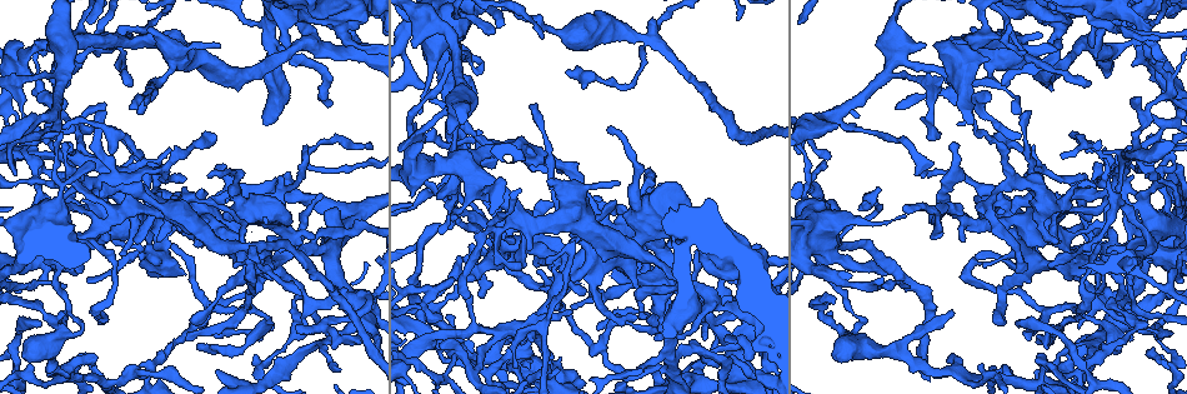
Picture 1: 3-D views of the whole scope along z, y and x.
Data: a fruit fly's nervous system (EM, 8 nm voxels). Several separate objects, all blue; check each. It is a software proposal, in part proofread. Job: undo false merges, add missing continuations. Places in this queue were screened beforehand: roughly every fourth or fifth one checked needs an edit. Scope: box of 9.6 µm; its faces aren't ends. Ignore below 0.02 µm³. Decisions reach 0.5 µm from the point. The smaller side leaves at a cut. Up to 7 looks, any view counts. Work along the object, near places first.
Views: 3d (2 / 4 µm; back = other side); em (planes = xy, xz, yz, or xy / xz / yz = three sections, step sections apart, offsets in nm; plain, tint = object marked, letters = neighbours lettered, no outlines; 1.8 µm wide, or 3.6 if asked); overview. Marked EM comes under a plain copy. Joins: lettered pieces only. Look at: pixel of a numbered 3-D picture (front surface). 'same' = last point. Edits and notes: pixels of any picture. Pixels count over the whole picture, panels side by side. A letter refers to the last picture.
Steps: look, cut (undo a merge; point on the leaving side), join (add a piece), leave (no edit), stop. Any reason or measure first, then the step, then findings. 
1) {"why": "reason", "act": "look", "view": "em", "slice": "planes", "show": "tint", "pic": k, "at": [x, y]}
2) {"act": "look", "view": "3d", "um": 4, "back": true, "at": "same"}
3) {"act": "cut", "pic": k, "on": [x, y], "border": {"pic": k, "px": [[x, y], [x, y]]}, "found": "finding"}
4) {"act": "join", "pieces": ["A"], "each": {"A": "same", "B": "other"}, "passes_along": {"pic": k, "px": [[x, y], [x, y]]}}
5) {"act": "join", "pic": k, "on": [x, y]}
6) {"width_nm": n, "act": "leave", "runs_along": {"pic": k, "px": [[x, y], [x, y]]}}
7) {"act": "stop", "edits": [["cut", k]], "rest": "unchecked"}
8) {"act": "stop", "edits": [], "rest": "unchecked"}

{"why": "free end", "act": "look", "view": "3d", "um": 2, "pic": 1, "at": [537, 269]}

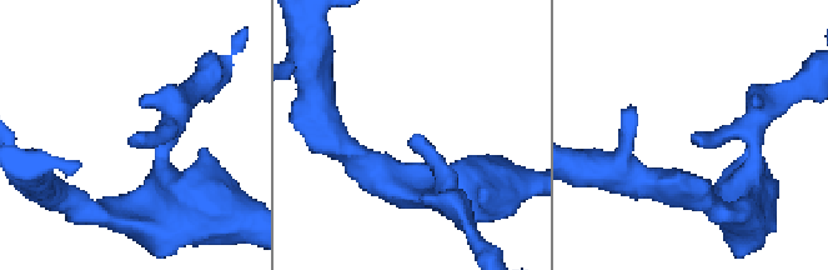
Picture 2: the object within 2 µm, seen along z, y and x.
{"why": "shape alone is not enough", "act": "look", "view": "em", "slice": "xz", "step": 16, "show": "letters", "pic": 2, "at": [693, 134]}

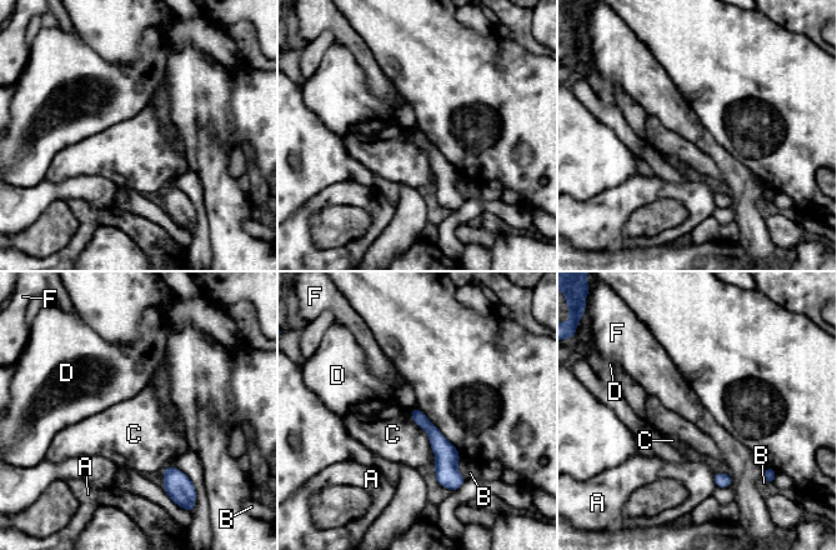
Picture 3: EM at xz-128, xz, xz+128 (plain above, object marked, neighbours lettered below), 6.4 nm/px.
{"why": "another direction", "act": "look", "view": "em", "slice": "planes", "show": "letters", "at": "same"}

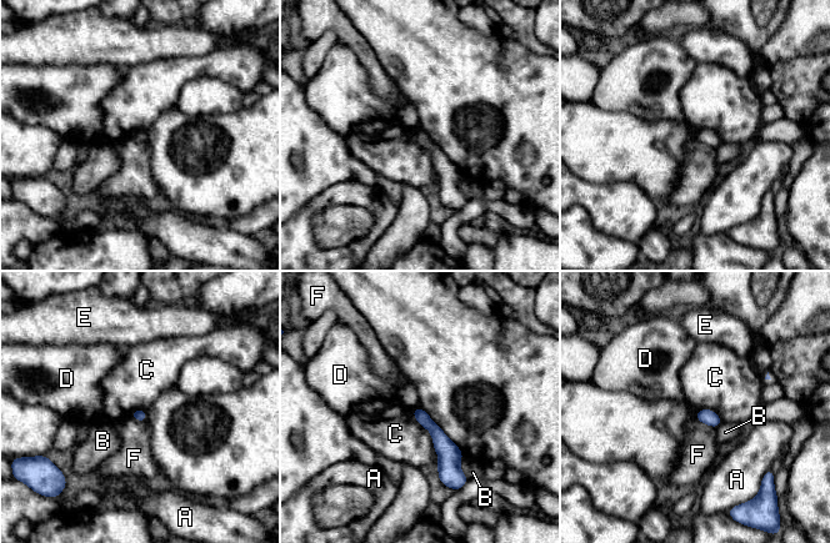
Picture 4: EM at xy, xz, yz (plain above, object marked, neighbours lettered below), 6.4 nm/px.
{"act": "leave", "each": {"A": "other", "B": "other", "C": "other", "D": "other", "E": "other", "F": "other"}, "border": {"pic": 4, "px": [[414, 408], [435, 452]]}, "found": "no lettered piece goes on from it"}

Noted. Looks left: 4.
{"why": "three arms meet", "act": "look", "view": "em", "slice": "xy", "step": 16, "show": "tint", "pic": 1, "at": [499, 332]}

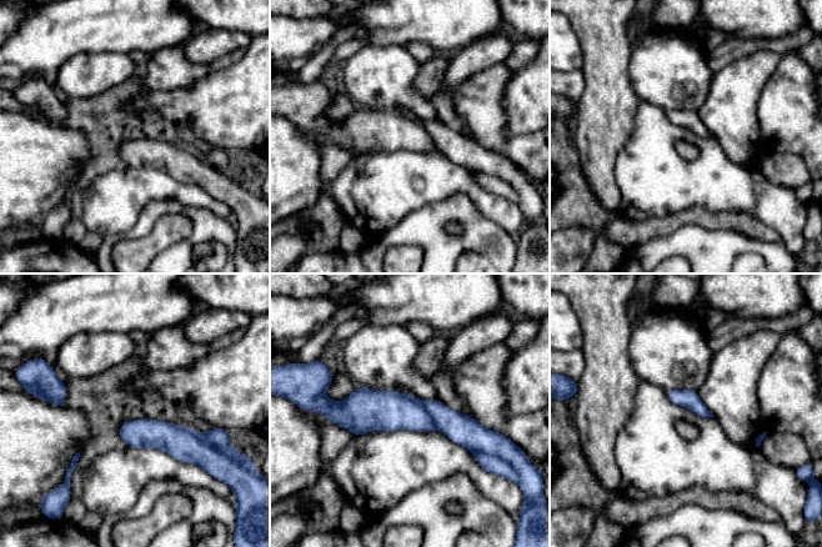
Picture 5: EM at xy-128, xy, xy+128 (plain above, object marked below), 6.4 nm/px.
{"why": "cut it another way", "act": "look", "view": "em", "slice": "yz", "step": 4, "show": "letters", "at": "same"}

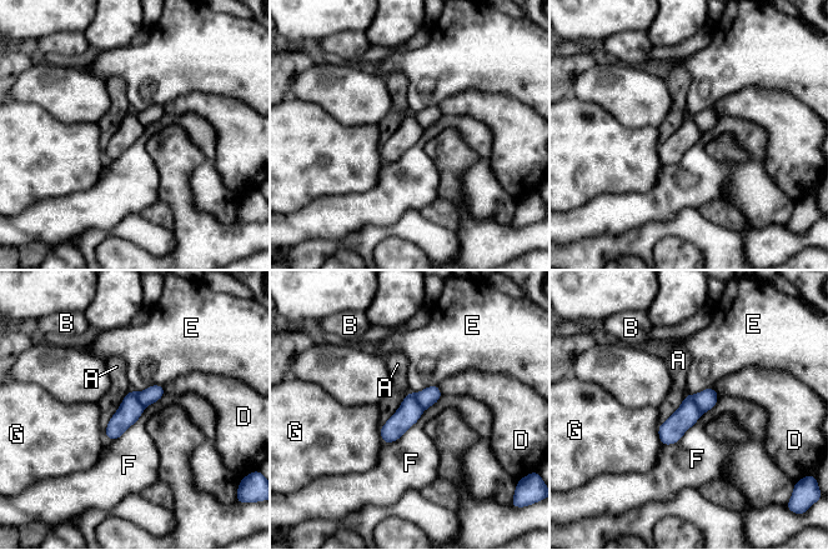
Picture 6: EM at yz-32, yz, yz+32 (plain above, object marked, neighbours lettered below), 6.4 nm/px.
{"width_nm": 150, "act": "cut", "pic": 6, "on": [670, 431], "each": {"A": "other", "B": "other", "D": "other", "E": "other", "F": "other", "G": "other"}, "border": {"pic": 6, "px": [[692, 395], [696, 406], [702, 413]]}, "found": "a second cell is stuck on"}

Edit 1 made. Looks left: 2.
{"why": "redraw", "act": "look", "view": "overview"}

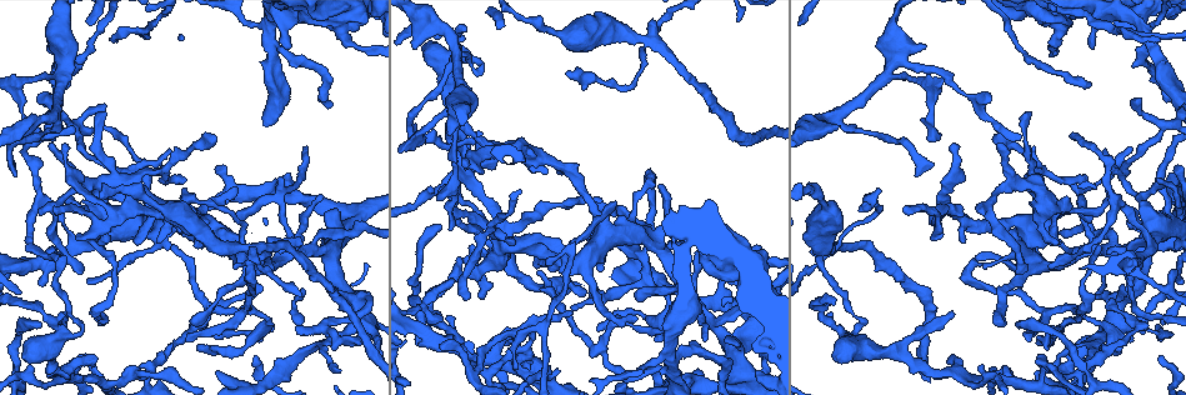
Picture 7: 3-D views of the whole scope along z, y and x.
{"why": "abrupt turn", "act": "look", "view": "em", "um": 3.6, "slice": "planes", "show": "letters", "pic": 7, "at": [670, 359]}

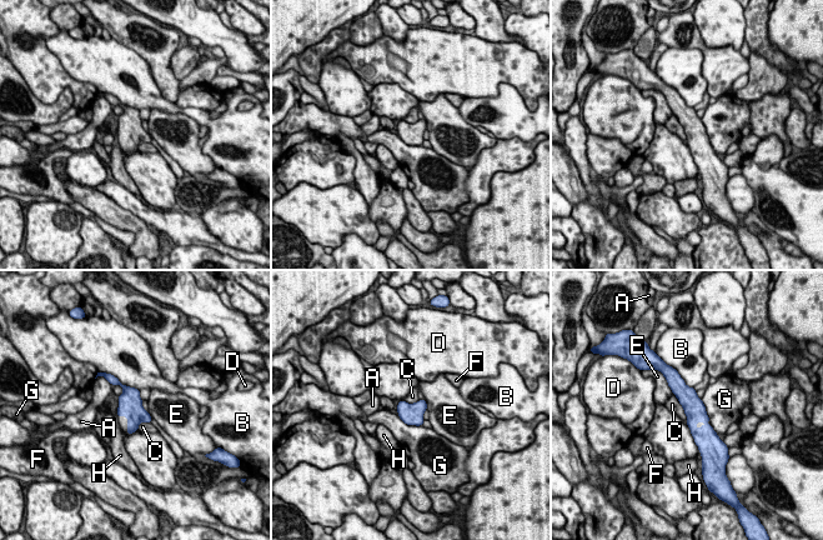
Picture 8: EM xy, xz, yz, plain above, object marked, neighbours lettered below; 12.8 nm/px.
{"width_nm": 280, "longest_contact_nm": ["B", 460], "act": "leave", "each": {"A": "other", "B": "other", "C": "other", "D": "other", "E": "other", "F": "other", "G": "other", "H": "other"}, "found": "all the same cell"}

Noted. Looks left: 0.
{"act": "stop", "edits": [["cut", 6]], "rest": "unchecked"}

